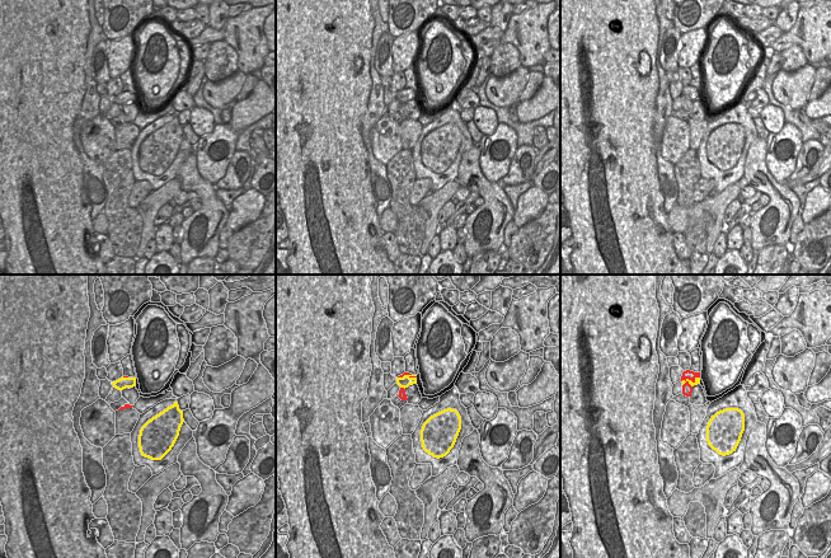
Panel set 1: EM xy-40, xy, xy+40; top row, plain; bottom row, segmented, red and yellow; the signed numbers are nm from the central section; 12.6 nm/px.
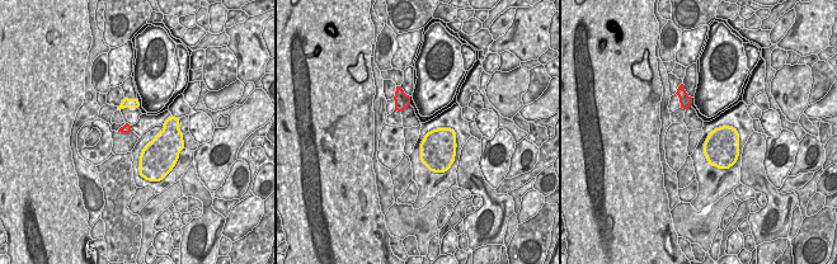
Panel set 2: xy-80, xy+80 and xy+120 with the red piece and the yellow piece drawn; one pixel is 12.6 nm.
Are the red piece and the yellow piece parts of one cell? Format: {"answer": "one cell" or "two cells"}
{"answer": "two cells"}

